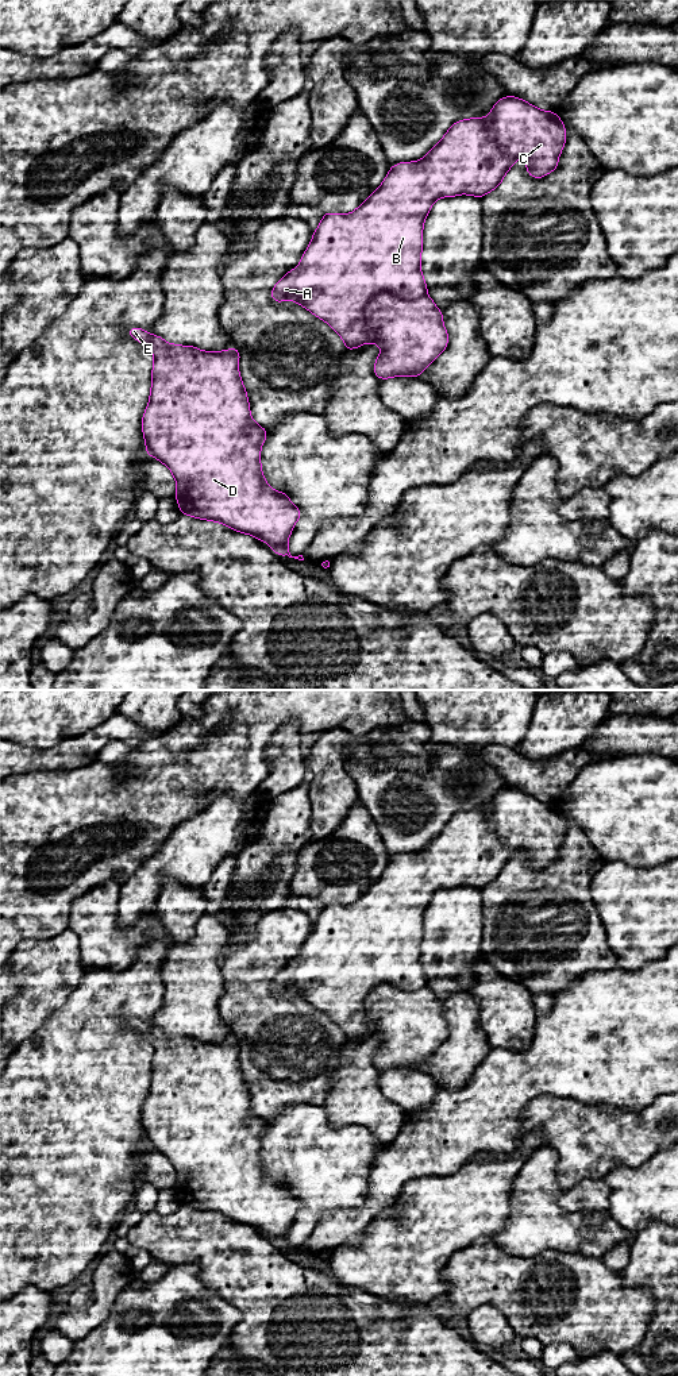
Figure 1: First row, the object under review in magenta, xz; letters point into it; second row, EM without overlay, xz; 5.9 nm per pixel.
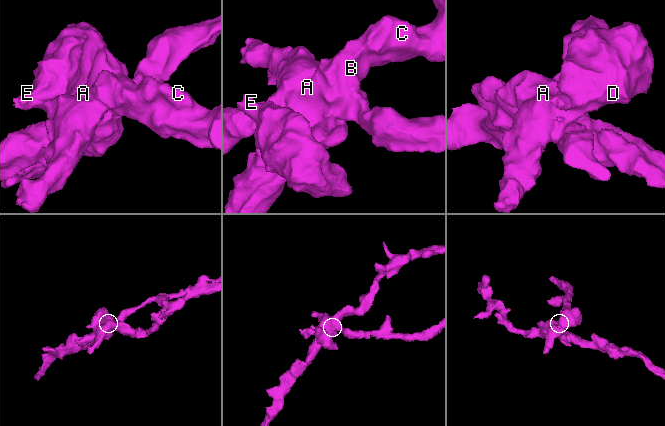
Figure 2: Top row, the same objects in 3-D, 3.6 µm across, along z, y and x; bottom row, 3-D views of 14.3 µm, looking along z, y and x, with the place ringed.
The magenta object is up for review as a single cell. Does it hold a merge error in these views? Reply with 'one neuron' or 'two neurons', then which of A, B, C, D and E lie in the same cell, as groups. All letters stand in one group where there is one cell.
two neurons; groups A B C / D E

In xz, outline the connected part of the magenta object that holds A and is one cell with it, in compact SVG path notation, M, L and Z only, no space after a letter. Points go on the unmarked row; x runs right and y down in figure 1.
M513 787L501 789L488 809L458 812L423 851L393 856L381 878L354 903L347 906L325 903L298 957L276 975L271 990L276 994L292 991L303 997L339 1025L347 1042L361 1038L371 1028L366 1011L366 998L371 987L384 982L408 991L427 987L428 978L420 957L423 917L432 895L440 889L488 886L501 875L519 849L527 852L525 859L531 868L542 870L558 859L566 829L563 813L556 803L538 801Z

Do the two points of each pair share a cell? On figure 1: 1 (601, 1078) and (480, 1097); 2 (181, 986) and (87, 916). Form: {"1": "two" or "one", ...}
{"1": "one", "2": "one"}

